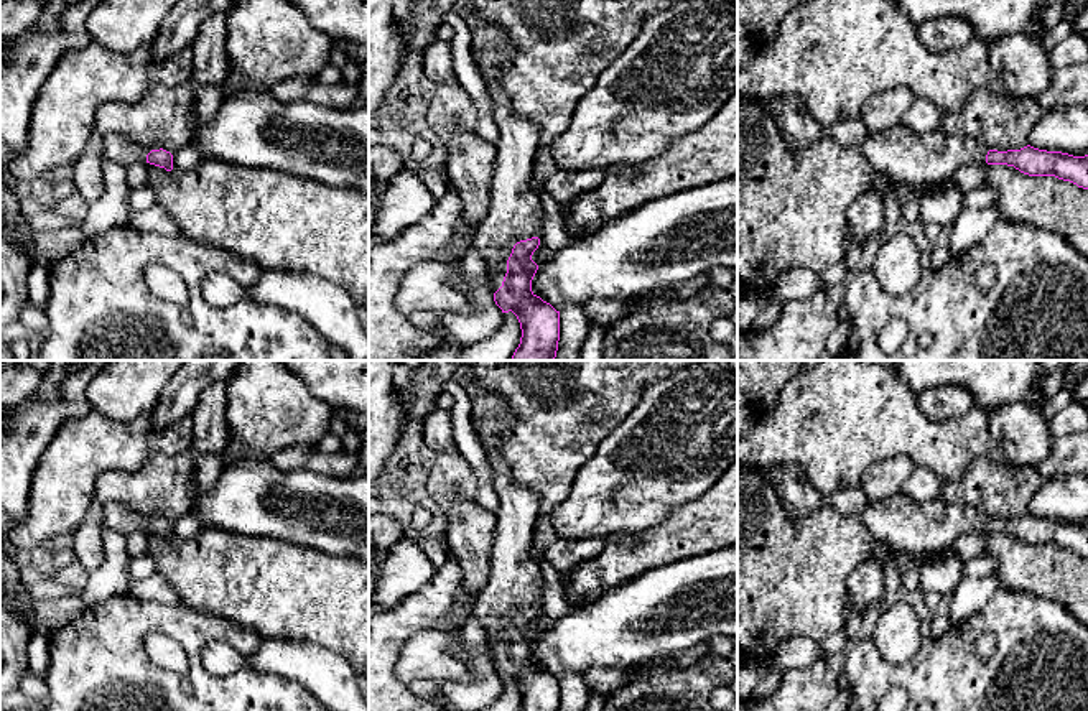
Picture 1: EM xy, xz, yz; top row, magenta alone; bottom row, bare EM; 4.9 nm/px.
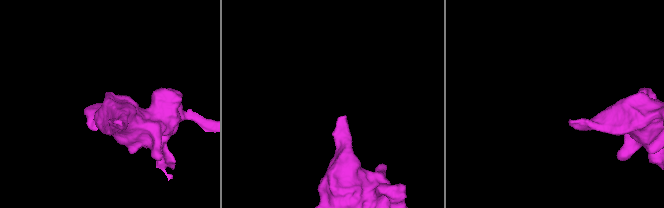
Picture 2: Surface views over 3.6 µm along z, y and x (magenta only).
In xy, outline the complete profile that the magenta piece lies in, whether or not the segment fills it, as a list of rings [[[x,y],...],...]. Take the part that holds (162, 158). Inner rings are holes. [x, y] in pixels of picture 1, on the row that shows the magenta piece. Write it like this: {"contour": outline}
{"contour": [[[110,133],[104,137],[104,156],[117,161],[125,170],[138,161],[173,170],[173,155],[163,148],[153,150],[138,143],[130,142],[123,135]]]}

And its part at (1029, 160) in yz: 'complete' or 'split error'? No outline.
split error

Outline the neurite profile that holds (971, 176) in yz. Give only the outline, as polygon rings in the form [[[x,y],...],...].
[[[988,163],[986,165],[968,165],[961,170],[956,170],[946,183],[956,186],[963,193],[984,188],[986,170],[988,170]]]

